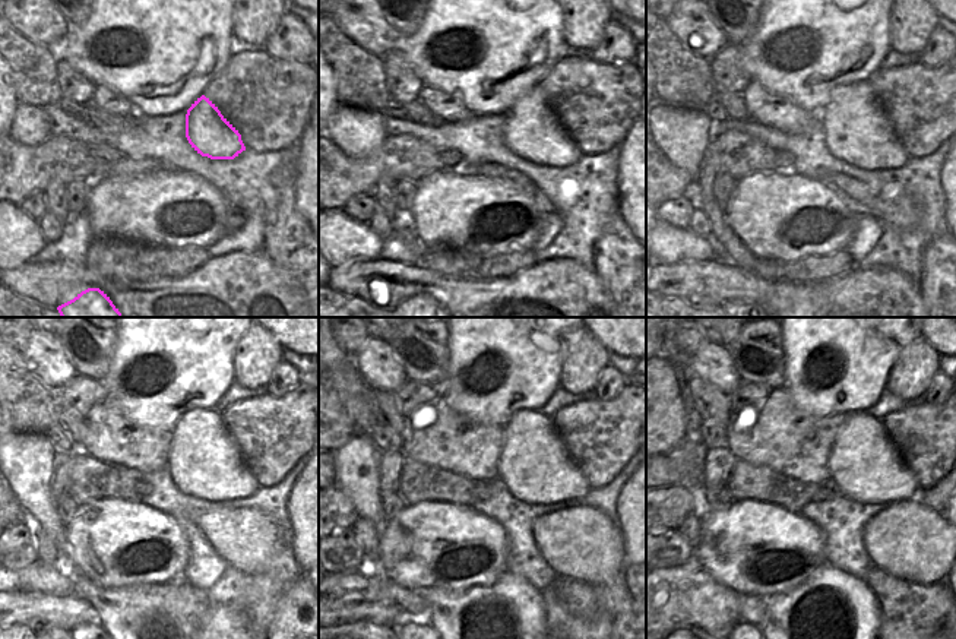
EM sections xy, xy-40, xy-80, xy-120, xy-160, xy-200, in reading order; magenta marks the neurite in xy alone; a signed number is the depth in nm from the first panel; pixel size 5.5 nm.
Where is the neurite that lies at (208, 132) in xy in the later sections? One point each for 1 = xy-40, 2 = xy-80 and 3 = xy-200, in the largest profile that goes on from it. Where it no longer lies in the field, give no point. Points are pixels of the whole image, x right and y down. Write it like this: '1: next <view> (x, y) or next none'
1: next xy-40 (532, 130)
2: next xy-80 (857, 130)
3: next xy-200 (864, 465)

